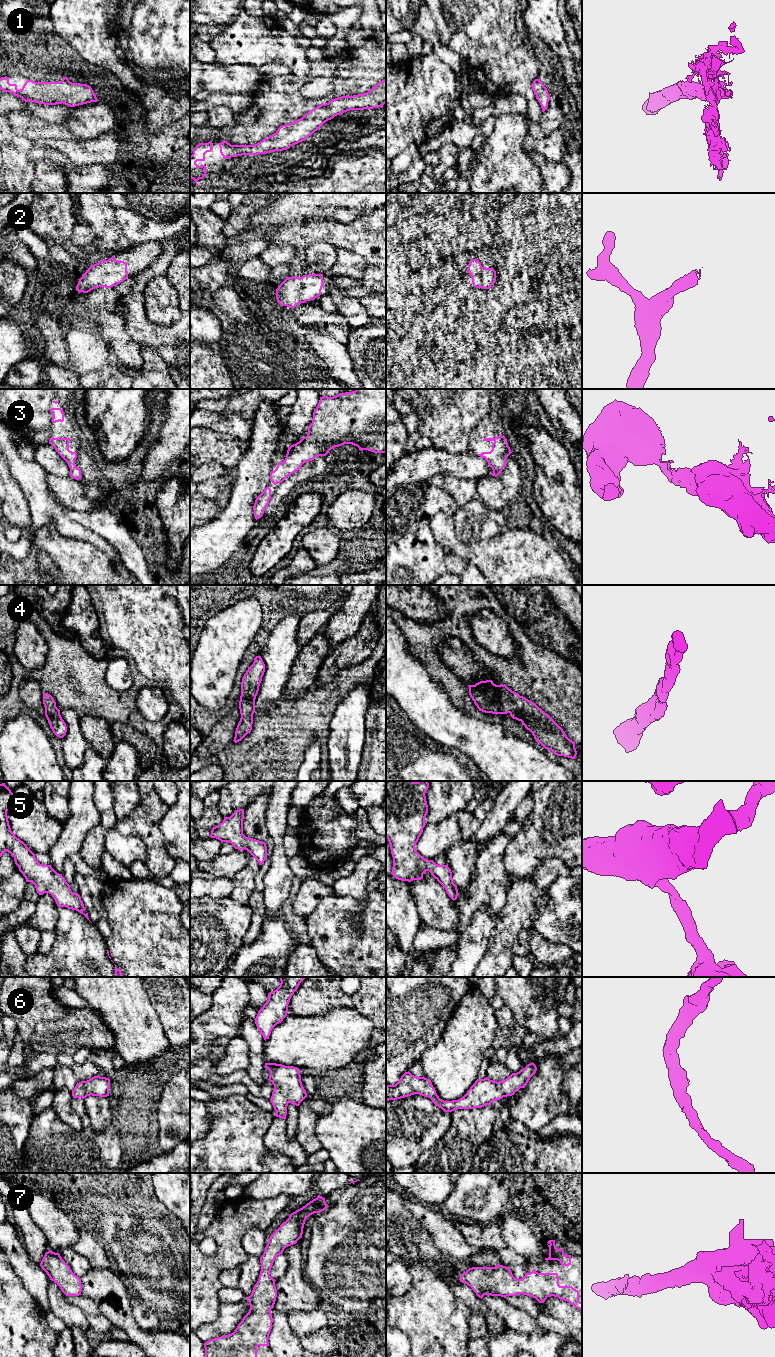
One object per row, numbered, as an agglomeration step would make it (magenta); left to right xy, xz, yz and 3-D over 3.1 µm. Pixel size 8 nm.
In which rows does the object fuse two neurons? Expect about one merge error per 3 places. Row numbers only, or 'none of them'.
none of them

